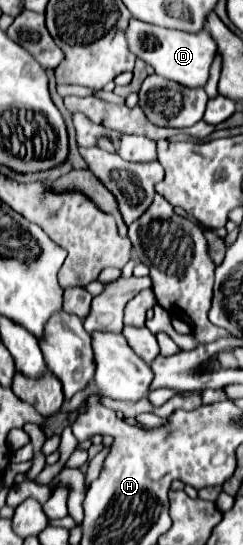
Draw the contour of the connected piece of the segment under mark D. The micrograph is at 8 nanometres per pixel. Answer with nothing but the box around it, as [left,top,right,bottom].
[127,18,217,88]

